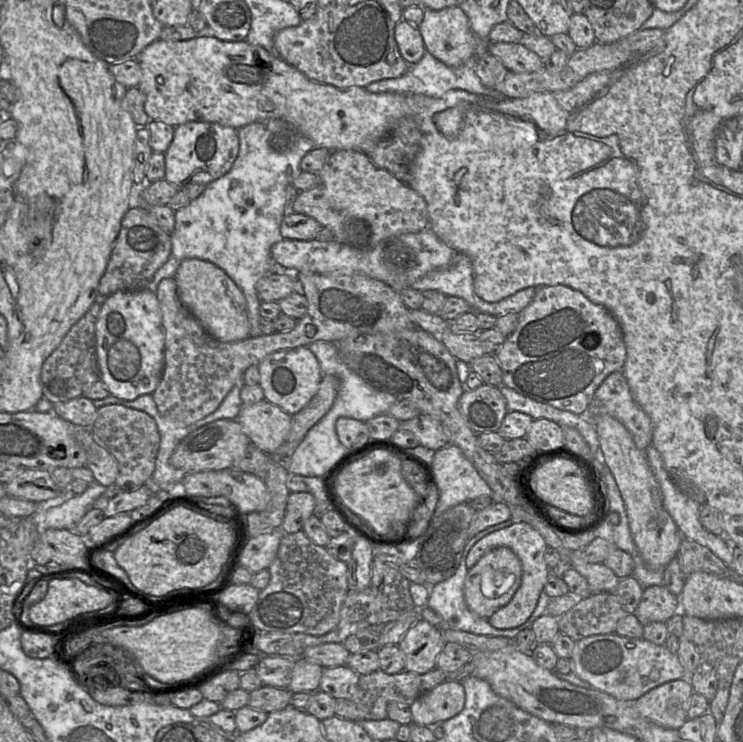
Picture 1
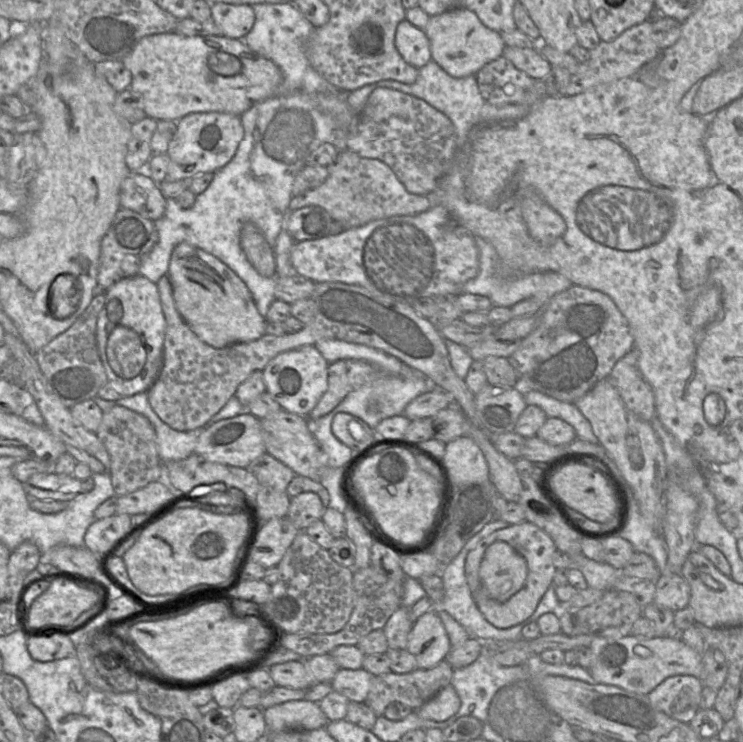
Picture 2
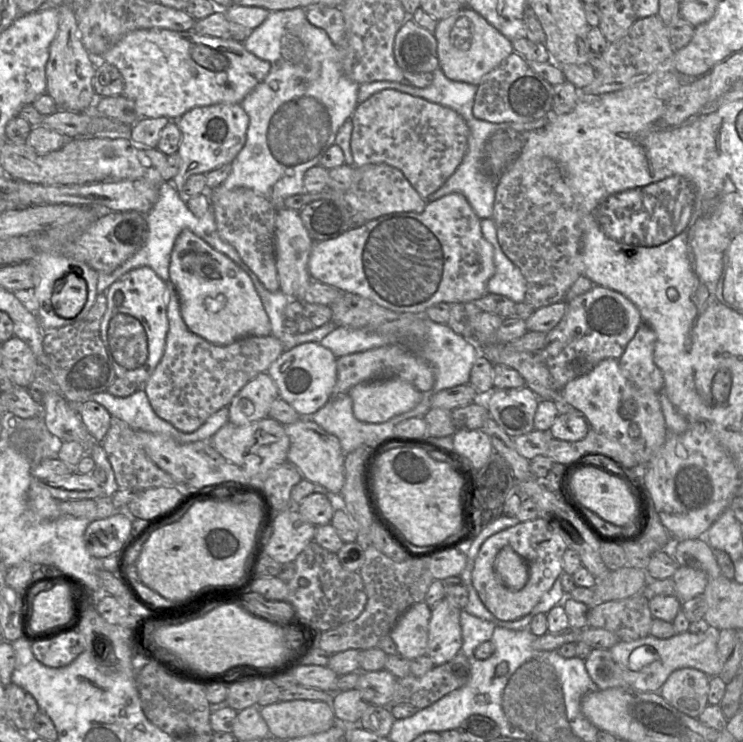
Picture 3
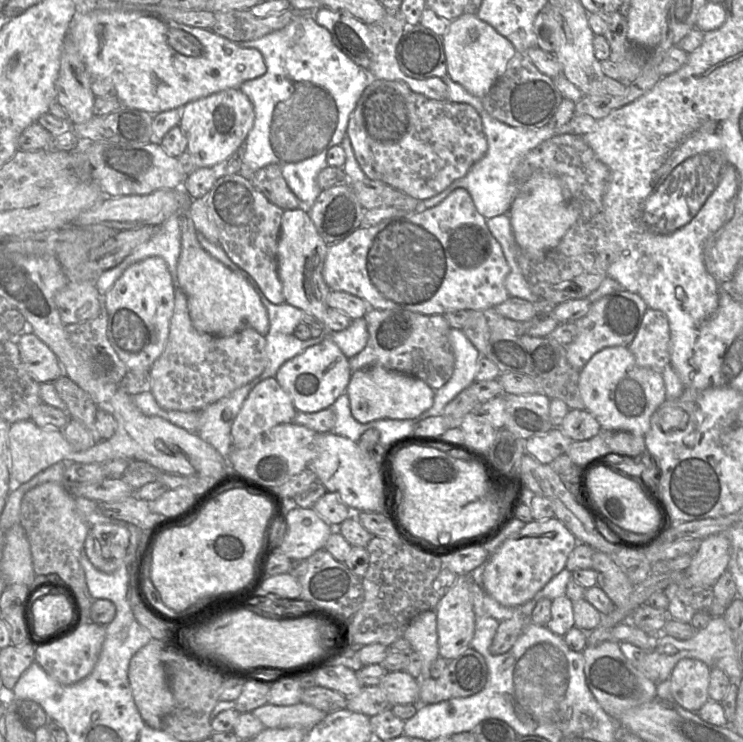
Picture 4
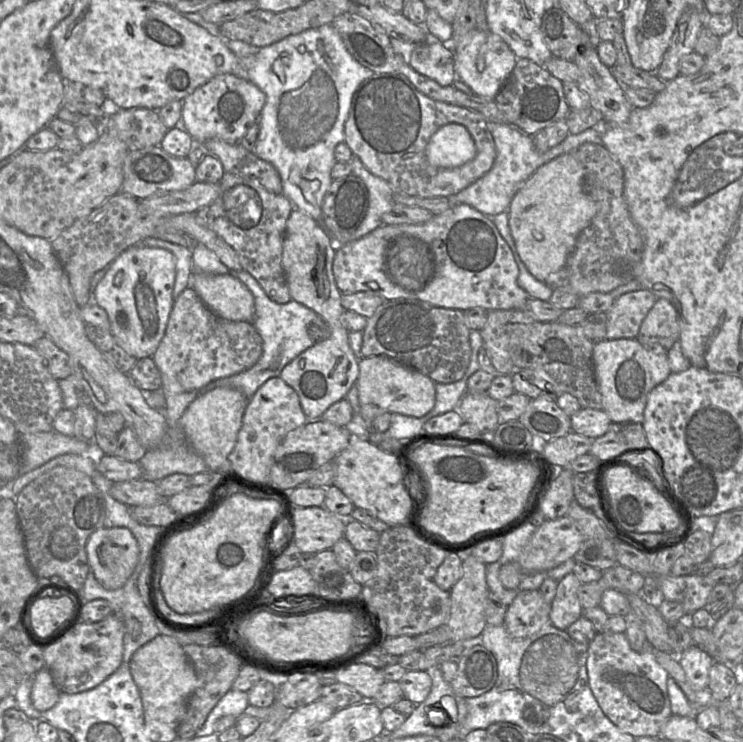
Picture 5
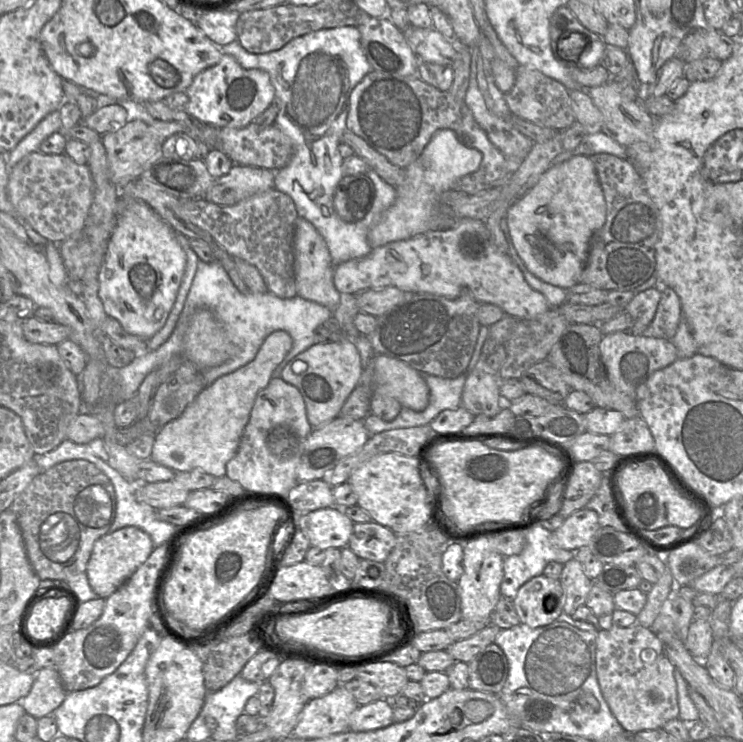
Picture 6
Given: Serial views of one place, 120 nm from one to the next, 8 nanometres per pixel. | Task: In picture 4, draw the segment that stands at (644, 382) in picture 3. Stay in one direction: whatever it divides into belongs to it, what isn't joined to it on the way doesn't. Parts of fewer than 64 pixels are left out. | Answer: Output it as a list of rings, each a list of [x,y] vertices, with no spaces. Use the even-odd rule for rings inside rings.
[[[648,308],[628,348],[639,366],[662,373],[670,364],[670,327],[666,315]]]

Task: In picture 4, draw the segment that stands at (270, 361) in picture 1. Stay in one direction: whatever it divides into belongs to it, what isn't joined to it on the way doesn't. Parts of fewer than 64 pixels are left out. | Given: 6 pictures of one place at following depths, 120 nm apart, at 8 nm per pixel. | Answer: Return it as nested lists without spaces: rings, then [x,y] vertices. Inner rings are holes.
[[[326,329],[326,335],[319,344],[286,361],[276,373],[275,378],[291,397],[297,411],[313,413],[331,407],[346,391],[352,375],[349,358],[332,340],[332,332],[336,331]]]

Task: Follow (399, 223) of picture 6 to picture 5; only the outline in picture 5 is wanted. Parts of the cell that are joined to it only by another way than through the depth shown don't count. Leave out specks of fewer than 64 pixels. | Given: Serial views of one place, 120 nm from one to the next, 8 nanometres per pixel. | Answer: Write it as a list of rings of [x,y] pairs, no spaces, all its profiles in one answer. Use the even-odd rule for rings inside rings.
[[[449,123],[433,134],[425,153],[432,166],[454,168],[472,160],[477,150],[472,136],[463,125]]]

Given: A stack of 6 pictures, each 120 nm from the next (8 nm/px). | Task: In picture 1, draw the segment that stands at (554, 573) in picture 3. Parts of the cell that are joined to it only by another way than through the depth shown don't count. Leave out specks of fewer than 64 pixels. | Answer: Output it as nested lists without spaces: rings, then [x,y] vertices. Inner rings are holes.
[[[514,522],[512,525],[494,531],[473,545],[466,558],[466,566],[472,568],[479,559],[495,547],[506,546],[510,548],[520,559],[522,565],[522,577],[519,588],[511,600],[503,607],[496,610],[489,618],[489,623],[497,629],[516,628],[525,623],[535,610],[540,594],[551,575],[551,569],[547,566],[544,553],[548,545],[542,535],[526,522]]]

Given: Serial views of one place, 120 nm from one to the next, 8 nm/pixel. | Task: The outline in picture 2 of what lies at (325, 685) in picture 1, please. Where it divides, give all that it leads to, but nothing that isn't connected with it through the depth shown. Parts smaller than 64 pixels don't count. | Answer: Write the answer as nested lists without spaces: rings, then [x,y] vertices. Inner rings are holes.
[[[340,668],[330,681],[333,691],[346,696],[350,701],[365,702],[374,675],[367,670]]]

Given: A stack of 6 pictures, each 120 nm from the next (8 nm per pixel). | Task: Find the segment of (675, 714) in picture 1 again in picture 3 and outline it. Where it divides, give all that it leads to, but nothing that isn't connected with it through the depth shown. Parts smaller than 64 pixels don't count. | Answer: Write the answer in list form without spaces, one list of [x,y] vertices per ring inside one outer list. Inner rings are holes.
[[[681,668],[672,672],[659,694],[680,712],[697,718],[708,704],[710,677],[695,668]]]

